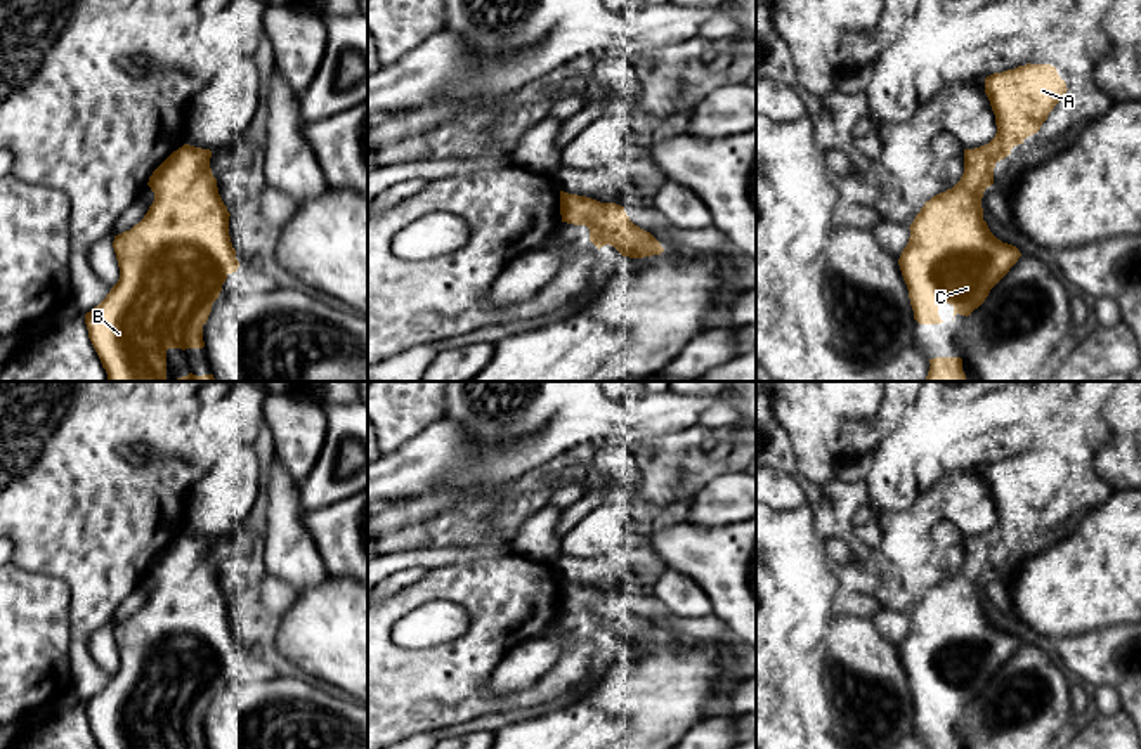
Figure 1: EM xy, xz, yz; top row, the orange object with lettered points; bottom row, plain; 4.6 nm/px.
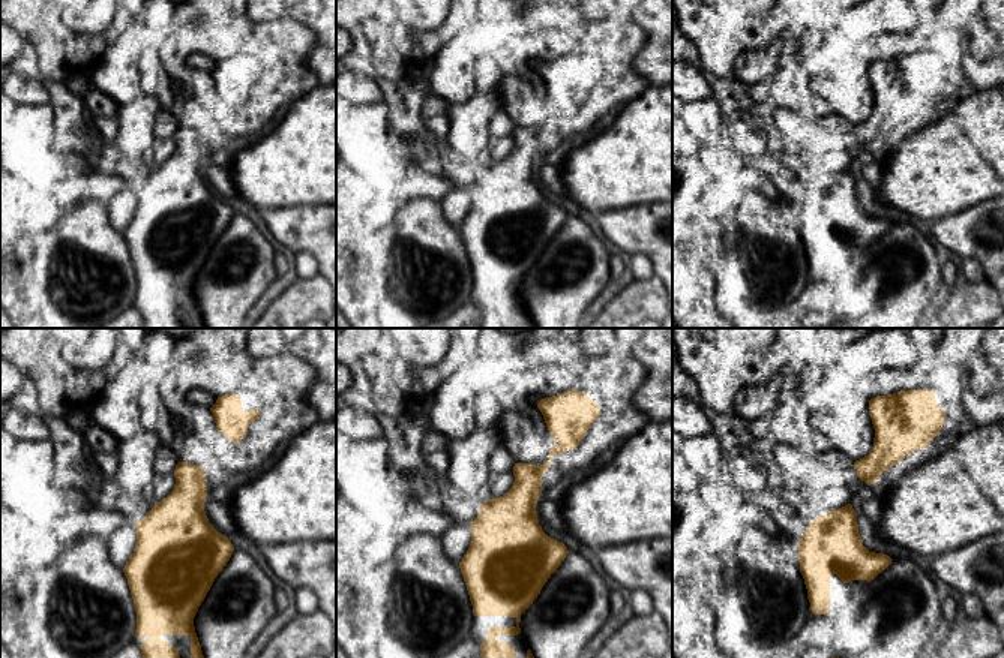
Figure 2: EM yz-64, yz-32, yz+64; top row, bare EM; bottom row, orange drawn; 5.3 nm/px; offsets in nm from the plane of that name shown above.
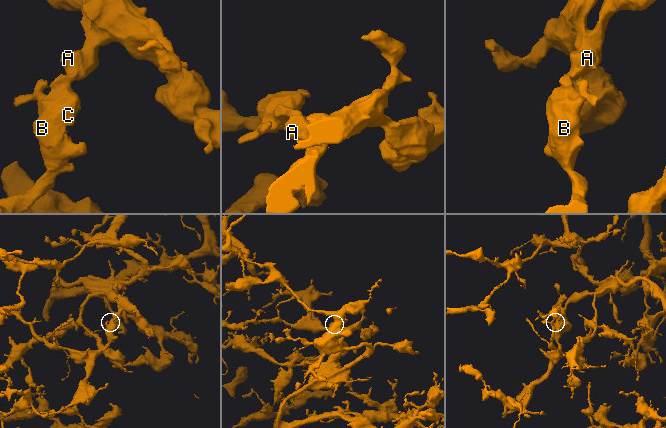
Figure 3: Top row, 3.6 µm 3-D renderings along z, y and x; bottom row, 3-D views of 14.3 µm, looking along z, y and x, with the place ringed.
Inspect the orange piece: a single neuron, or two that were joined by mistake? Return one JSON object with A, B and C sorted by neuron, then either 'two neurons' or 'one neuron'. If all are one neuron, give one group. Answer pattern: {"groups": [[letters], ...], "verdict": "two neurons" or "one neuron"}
{"groups": [["A", "B", "C"]], "verdict": "one neuron"}

